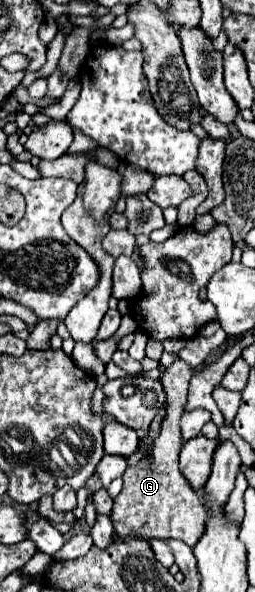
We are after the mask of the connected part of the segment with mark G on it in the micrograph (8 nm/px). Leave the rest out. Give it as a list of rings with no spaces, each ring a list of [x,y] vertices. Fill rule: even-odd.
[[[175,361],[165,369],[161,383],[167,393],[167,417],[161,427],[161,435],[157,443],[153,443],[153,463],[145,463],[145,459],[129,467],[123,475],[123,491],[115,497],[113,505],[113,527],[121,539],[133,537],[149,537],[149,539],[181,539],[189,547],[197,543],[201,531],[205,527],[205,505],[201,501],[201,493],[191,489],[187,479],[181,475],[177,459],[181,451],[181,431],[179,417],[183,415],[185,395],[191,379],[191,365],[185,361]]]

